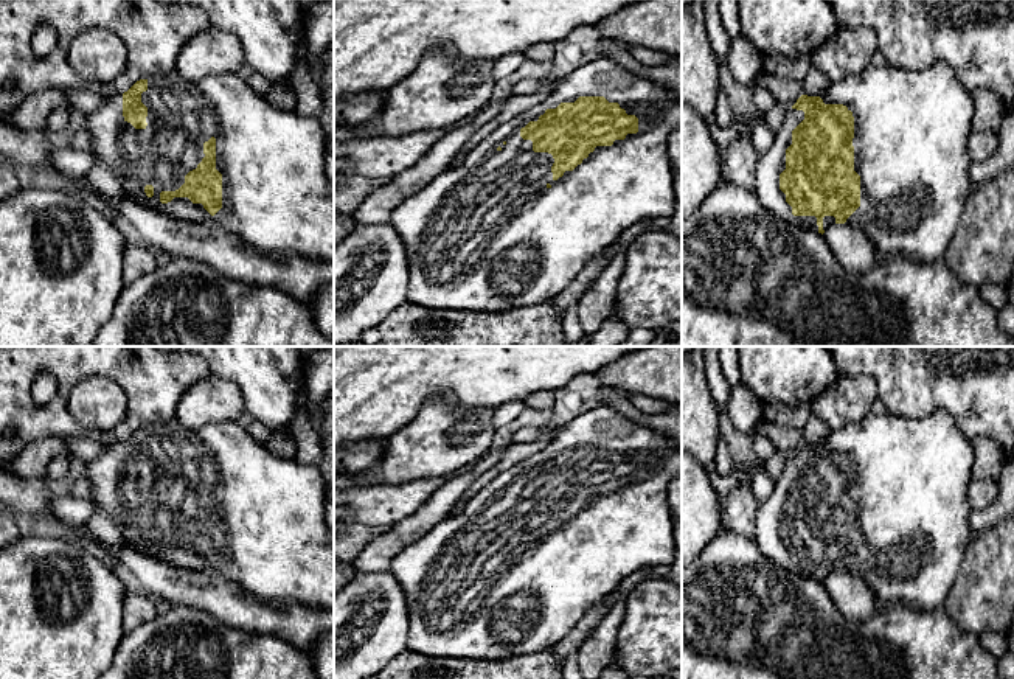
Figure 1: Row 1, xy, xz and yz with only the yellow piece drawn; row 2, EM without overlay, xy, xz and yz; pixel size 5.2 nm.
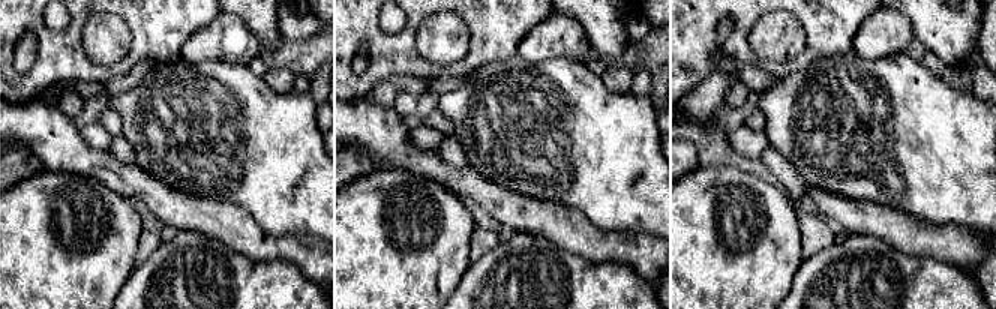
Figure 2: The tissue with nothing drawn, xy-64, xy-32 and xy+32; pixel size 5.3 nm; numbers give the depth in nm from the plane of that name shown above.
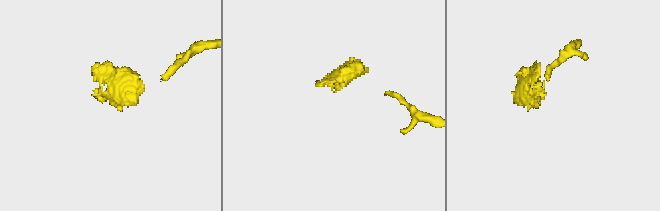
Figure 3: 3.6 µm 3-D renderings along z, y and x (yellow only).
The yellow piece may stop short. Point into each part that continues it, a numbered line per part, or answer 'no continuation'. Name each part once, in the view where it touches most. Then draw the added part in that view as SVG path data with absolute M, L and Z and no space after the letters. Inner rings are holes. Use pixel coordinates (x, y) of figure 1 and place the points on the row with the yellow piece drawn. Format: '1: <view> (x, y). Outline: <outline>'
1: xz (488, 235). Outline: M609 57L575 68L542 103L498 126L458 166L443 171L393 210L390 225L407 252L407 301L444 311L503 312L554 298L595 255L613 245L624 230L640 221L672 216L674 169L668 155L668 138L680 126L682 99L652 79ZM579 96L604 96L609 103L618 103L627 115L638 118L638 132L615 140L612 146L596 146L581 165L554 180L553 155L534 152L533 141L523 140L520 129L537 121L547 109L575 103Z

